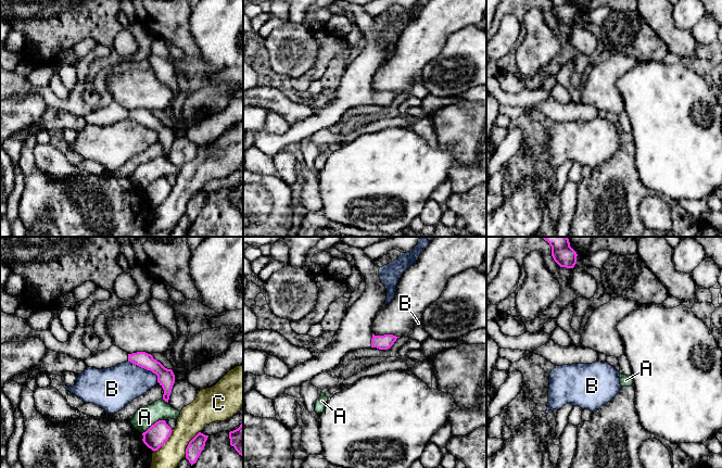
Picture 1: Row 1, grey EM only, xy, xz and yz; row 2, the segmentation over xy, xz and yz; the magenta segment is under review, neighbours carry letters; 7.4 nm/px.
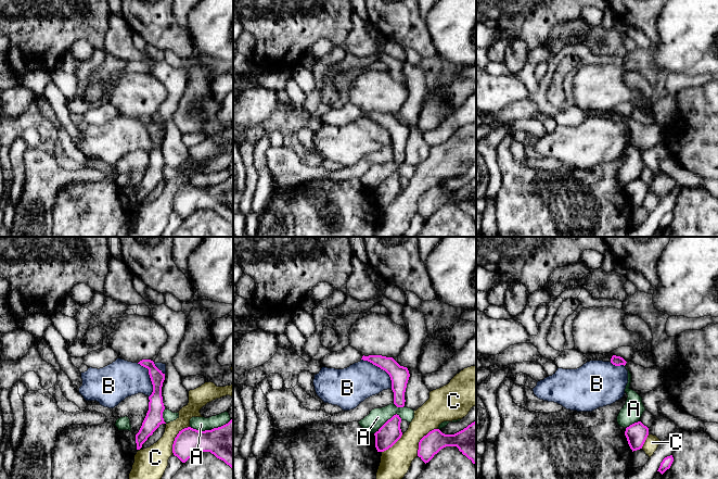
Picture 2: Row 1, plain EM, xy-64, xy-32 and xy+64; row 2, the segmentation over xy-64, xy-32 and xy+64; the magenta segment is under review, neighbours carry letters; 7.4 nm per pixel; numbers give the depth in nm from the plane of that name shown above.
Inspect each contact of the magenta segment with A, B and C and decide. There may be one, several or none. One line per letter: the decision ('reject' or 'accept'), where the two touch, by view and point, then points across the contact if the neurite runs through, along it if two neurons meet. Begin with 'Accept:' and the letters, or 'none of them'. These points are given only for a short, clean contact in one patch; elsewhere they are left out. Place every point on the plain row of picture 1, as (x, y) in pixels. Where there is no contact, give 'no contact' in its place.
Accept: none of them
A: reject; contact xy (154, 180)
B: reject; contact xy (146, 125)
C: reject; contact xy (188, 201)

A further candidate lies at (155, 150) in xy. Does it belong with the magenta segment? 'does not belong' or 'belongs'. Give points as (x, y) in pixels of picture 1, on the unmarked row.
does not belong

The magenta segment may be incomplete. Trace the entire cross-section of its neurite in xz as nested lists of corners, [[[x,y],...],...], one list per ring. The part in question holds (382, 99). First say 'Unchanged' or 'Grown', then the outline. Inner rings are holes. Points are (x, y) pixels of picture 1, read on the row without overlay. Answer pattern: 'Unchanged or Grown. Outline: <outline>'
Grown. Outline: [[[337,0],[333,3],[353,13],[355,23],[365,34],[366,47],[346,66],[337,91],[319,113],[296,122],[284,135],[274,135],[265,130],[264,124],[268,113],[266,109],[243,106],[243,130],[256,132],[254,146],[265,154],[275,156],[284,151],[288,144],[301,143],[303,139],[321,129],[333,129],[342,114],[351,107],[370,104],[388,106],[400,94],[372,90],[372,78],[387,56],[387,46],[380,37],[377,17],[369,15],[363,5],[345,0]]]

